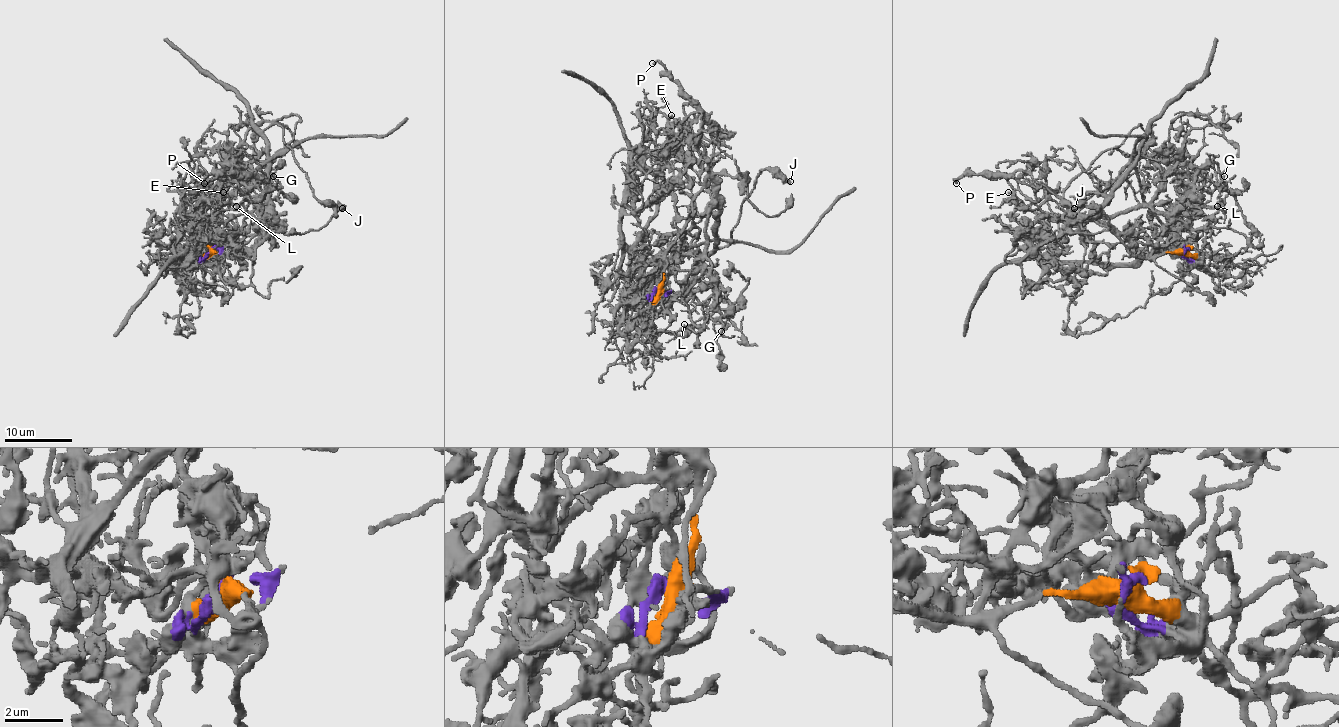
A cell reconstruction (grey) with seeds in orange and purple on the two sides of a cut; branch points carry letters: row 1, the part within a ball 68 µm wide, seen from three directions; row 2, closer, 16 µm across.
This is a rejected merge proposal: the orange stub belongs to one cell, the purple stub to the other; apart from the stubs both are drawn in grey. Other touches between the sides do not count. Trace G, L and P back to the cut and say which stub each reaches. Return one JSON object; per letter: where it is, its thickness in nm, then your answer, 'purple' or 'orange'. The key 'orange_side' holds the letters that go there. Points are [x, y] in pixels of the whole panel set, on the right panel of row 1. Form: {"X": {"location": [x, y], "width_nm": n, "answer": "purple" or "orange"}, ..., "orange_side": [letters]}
{"G": {"location": [1224, 176], "width_nm": 200, "answer": "orange"}, "L": {"location": [1217, 206], "width_nm": 130, "answer": "orange"}, "P": {"location": [956, 183], "width_nm": 240, "answer": "orange"}, "orange_side": ["G", "L", "P"]}

